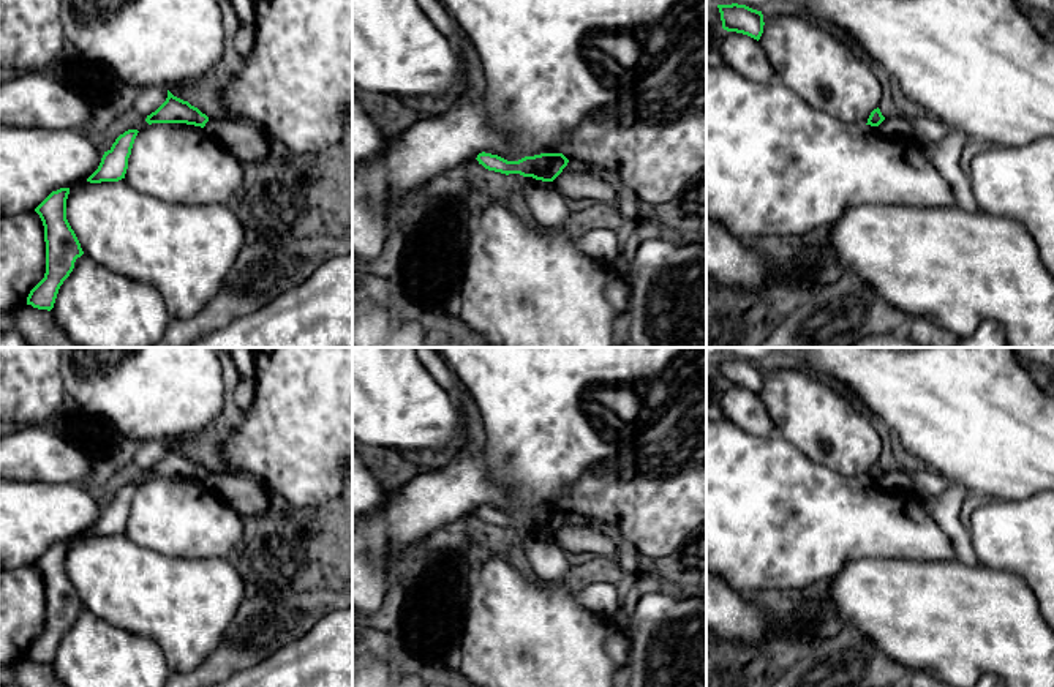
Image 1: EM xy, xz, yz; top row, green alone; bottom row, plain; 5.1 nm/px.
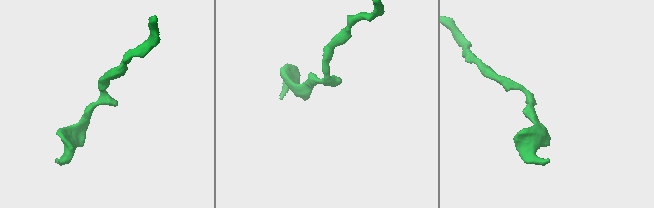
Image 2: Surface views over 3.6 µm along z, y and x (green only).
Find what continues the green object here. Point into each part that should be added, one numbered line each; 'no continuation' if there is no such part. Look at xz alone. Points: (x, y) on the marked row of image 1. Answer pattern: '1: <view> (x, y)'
no continuation

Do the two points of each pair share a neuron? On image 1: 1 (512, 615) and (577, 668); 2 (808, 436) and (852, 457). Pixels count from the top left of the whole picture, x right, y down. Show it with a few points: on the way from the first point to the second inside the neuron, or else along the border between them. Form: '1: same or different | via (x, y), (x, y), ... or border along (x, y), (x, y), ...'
1: same | via (528, 630), (561, 664)
2: same | via (819, 435), (830, 435), (841, 446)

